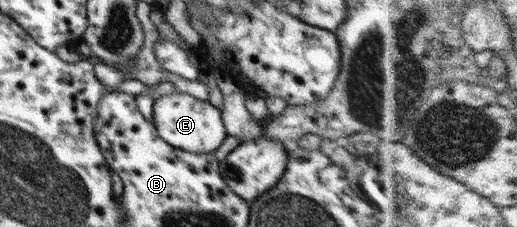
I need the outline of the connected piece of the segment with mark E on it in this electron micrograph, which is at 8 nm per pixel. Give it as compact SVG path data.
M174 91L154 101L154 125L158 135L175 148L205 154L214 152L227 136L222 109L209 101L202 101L187 93Z

